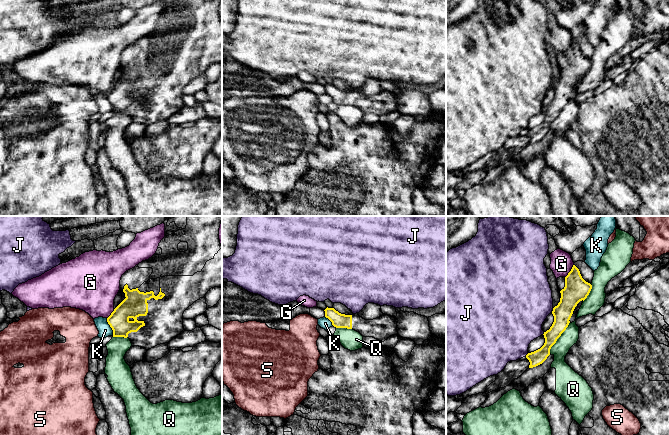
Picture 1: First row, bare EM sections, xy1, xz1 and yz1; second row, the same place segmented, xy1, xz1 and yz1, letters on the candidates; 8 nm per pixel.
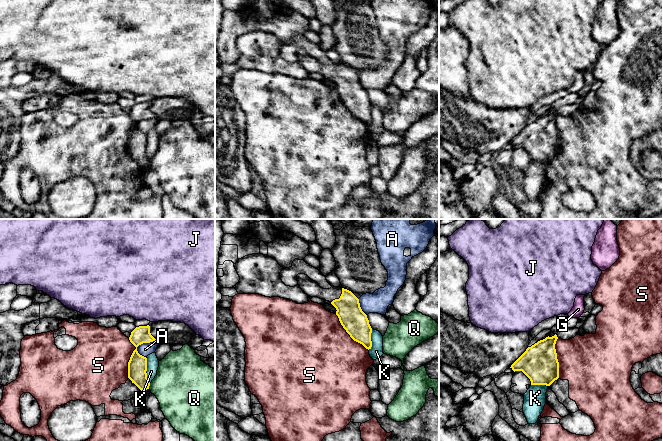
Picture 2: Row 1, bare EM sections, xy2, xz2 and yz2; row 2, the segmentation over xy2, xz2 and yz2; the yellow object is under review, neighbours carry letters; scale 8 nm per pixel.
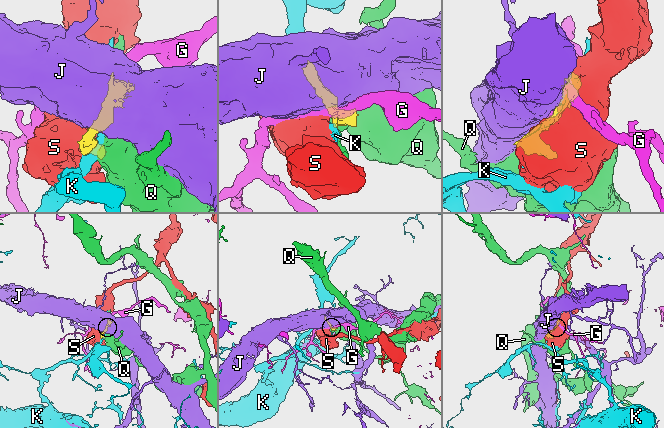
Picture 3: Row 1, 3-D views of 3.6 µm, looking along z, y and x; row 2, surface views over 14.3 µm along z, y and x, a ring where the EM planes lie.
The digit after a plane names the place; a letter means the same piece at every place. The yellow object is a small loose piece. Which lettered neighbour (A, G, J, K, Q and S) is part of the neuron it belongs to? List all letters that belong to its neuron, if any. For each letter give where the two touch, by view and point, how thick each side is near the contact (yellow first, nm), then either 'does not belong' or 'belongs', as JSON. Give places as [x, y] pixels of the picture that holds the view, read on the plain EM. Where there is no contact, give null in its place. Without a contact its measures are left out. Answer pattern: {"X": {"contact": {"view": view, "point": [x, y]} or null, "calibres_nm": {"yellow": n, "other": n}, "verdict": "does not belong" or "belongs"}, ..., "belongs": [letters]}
{"A": {"contact": {"view": "xy2", "point": [143, 118]}, "calibres_nm": {"yellow": 160, "other": 110}, "verdict": "does not belong"}, "G": {"contact": {"view": "yz1", "point": [570, 47]}, "calibres_nm": {"yellow": 200, "other": 180}, "verdict": "does not belong"}, "J": {"contact": {"view": "yz1", "point": [544, 109]}, "calibres_nm": {"yellow": 150, "other": 420}, "verdict": "does not belong"}, "K": {"contact": {"view": "xy2", "point": [146, 146]}, "calibres_nm": {"yellow": 160, "other": 100}, "verdict": "does not belong"}, "Q": {"contact": {"view": "yz1", "point": [558, 113]}, "calibres_nm": {"yellow": 150, "other": 140}, "verdict": "does not belong"}, "S": {"contact": {"view": "xz2", "point": [348, 109]}, "calibres_nm": {"yellow": 200, "other": 500}, "verdict": "does not belong"}, "belongs": []}

